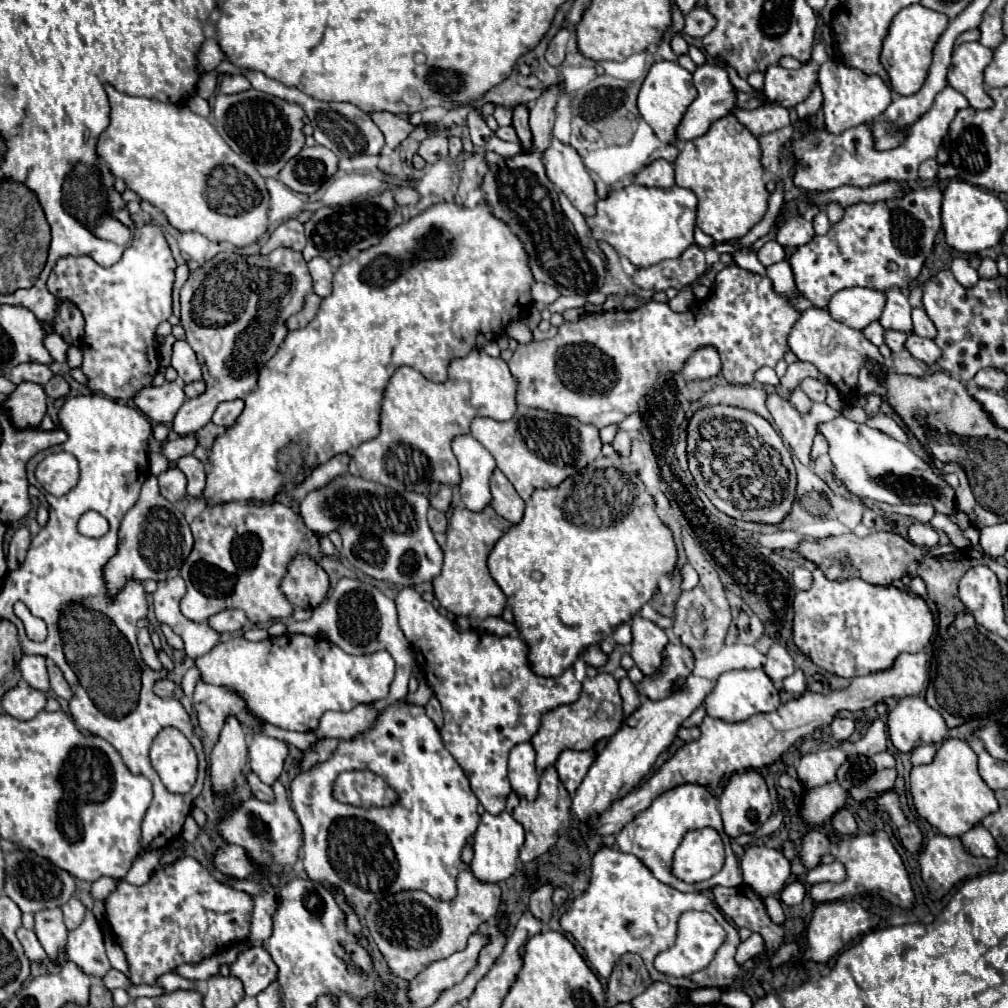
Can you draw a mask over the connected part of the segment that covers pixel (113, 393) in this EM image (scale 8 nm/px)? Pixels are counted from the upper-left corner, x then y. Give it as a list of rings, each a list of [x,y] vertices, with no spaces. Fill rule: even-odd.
[[[146,224],[134,230],[134,240],[126,248],[122,260],[110,268],[102,268],[90,256],[64,256],[56,262],[54,270],[48,278],[48,290],[56,298],[68,298],[74,302],[86,320],[86,334],[84,334],[84,360],[82,372],[86,374],[86,386],[92,392],[102,392],[112,400],[132,398],[140,386],[152,384],[160,368],[160,358],[156,350],[156,328],[162,320],[168,320],[172,314],[172,284],[174,284],[174,270],[176,262],[168,248],[168,242],[162,230],[156,224]]]

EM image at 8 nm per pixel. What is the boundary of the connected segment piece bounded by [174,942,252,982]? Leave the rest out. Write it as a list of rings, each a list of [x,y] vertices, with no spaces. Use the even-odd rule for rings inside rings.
[[[244,942],[240,946],[232,946],[220,954],[214,954],[210,958],[204,958],[196,964],[180,964],[178,968],[174,968],[174,974],[180,974],[182,978],[188,978],[188,980],[208,980],[210,976],[216,976],[218,974],[218,968],[222,964],[232,964],[236,954],[246,948],[246,946],[252,946],[252,942]]]

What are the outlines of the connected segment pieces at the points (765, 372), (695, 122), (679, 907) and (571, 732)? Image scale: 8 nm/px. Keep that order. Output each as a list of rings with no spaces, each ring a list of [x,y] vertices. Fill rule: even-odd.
[[[762,367],[758,371],[756,371],[756,376],[754,376],[754,380],[773,387],[778,387],[780,385],[780,379],[776,375],[776,372],[771,367]]]
[[[708,62],[708,64],[698,66],[692,76],[694,76],[694,86],[696,86],[696,90],[698,90],[698,96],[696,96],[696,100],[688,106],[682,122],[680,122],[678,128],[676,128],[676,142],[678,142],[678,144],[684,144],[684,142],[688,142],[688,140],[694,140],[694,138],[702,136],[702,134],[712,126],[714,120],[726,116],[726,114],[736,106],[734,86],[730,84],[728,74],[726,74],[724,68]]]
[[[600,848],[594,858],[592,858],[592,876],[588,890],[574,898],[568,912],[562,914],[560,926],[564,932],[570,932],[574,940],[584,948],[584,954],[590,962],[590,966],[602,976],[608,978],[612,972],[612,964],[626,954],[626,952],[636,952],[642,954],[644,964],[648,966],[648,972],[652,980],[668,982],[678,988],[694,990],[694,988],[724,988],[732,984],[732,980],[742,978],[742,968],[734,962],[734,954],[738,948],[738,930],[722,916],[722,912],[716,908],[716,904],[702,892],[682,893],[672,890],[670,886],[662,884],[654,874],[632,854],[624,854],[614,848]],[[686,910],[706,910],[710,912],[718,924],[726,930],[728,938],[726,942],[718,948],[714,960],[700,972],[686,976],[686,978],[674,978],[658,972],[654,968],[654,958],[658,952],[666,950],[674,942],[674,932],[676,932],[676,922],[682,912]]]
[[[600,672],[594,678],[586,678],[584,684],[582,684],[582,694],[576,702],[556,706],[554,710],[550,710],[542,716],[540,730],[532,738],[532,746],[536,750],[536,768],[538,768],[538,772],[552,766],[556,762],[558,754],[566,748],[570,748],[570,750],[592,750],[600,740],[612,736],[620,728],[622,720],[624,720],[622,698],[620,698],[618,682],[614,680],[614,676],[606,674],[606,672]],[[602,700],[610,700],[616,706],[616,714],[614,714],[612,722],[600,722],[596,718],[596,708]]]

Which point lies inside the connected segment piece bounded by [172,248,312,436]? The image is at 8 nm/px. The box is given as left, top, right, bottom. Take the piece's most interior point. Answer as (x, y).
(230, 297)

